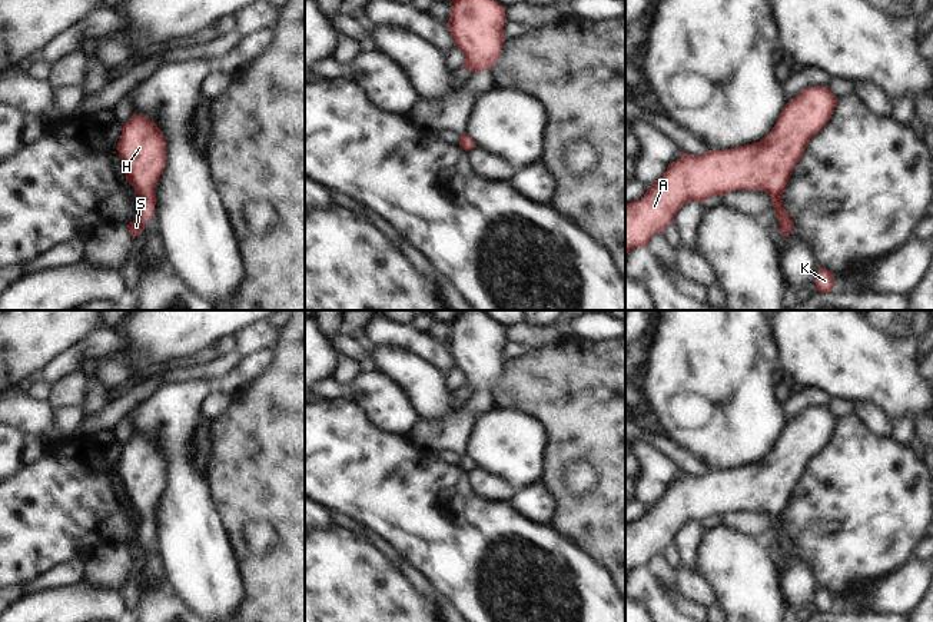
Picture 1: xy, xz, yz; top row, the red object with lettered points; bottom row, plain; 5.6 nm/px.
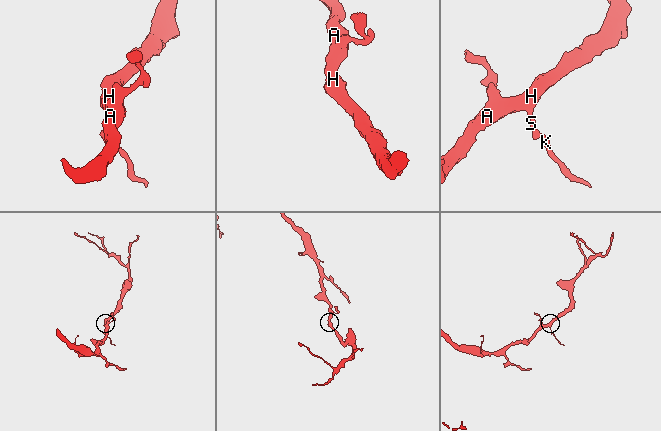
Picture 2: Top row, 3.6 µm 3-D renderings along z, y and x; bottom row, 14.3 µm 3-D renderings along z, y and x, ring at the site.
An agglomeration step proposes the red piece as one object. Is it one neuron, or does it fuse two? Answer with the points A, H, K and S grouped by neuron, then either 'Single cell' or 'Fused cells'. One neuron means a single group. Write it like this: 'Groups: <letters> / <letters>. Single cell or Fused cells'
Groups: A H K S. Single cell

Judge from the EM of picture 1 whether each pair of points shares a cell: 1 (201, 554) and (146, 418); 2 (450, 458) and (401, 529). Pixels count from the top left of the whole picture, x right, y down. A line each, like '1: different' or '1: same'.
1: same
2: different

